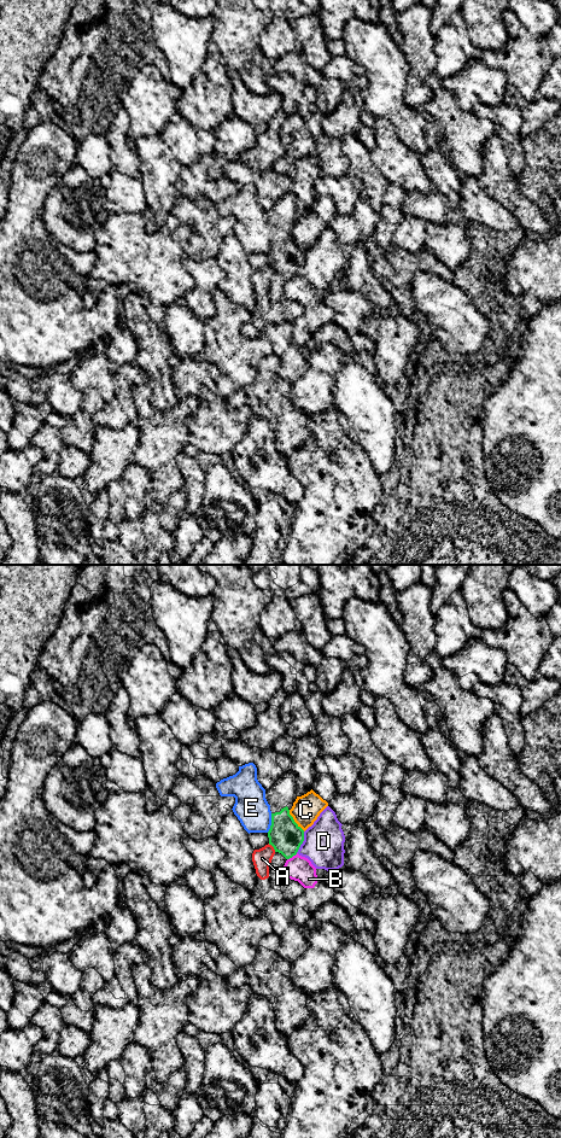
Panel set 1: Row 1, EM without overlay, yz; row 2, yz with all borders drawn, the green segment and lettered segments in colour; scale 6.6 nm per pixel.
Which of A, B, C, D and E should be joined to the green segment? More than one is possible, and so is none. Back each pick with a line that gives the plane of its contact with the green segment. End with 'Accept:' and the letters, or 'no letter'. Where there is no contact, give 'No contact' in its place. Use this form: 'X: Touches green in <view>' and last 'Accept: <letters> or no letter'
Accept: no letter

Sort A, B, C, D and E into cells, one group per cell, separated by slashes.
A / B / C / D / E

